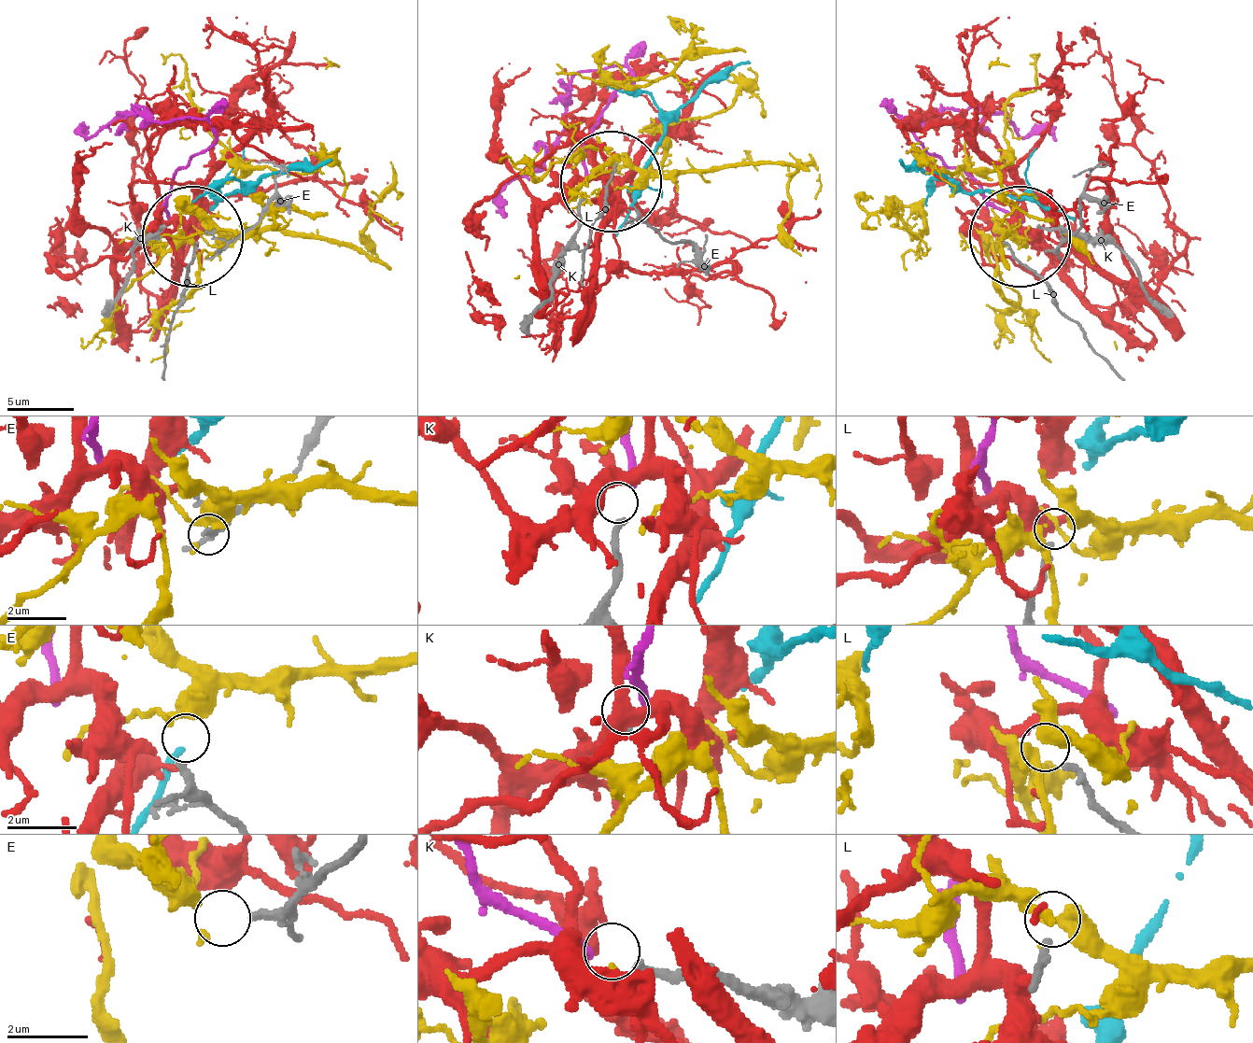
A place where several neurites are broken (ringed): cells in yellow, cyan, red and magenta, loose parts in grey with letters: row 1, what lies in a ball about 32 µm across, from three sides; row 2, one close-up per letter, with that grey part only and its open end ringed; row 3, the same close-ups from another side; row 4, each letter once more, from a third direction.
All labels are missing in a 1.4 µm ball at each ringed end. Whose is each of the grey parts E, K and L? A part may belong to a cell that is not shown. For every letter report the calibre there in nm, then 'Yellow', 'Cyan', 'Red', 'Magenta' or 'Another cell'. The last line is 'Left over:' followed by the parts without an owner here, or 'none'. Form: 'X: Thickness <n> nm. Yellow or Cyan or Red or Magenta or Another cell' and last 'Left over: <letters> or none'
E: Thickness 150 nm. Yellow
K: Thickness 240 nm. Magenta
L: Thickness 200 nm. Another cell
Left over: L

